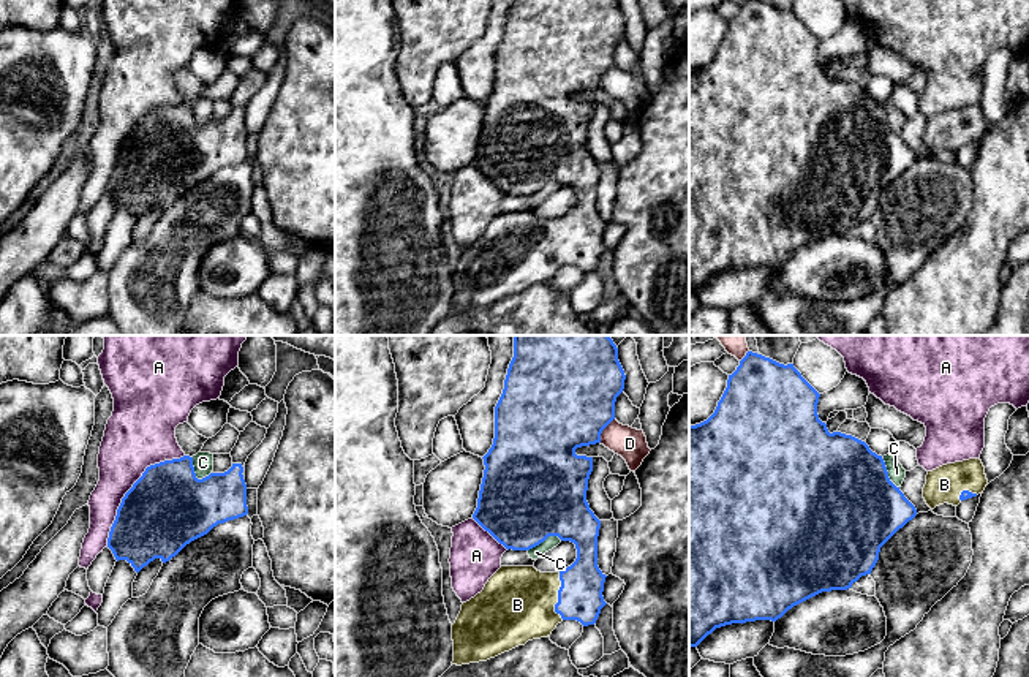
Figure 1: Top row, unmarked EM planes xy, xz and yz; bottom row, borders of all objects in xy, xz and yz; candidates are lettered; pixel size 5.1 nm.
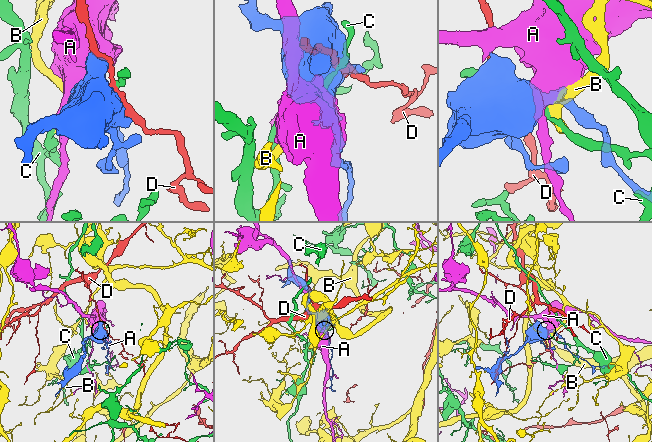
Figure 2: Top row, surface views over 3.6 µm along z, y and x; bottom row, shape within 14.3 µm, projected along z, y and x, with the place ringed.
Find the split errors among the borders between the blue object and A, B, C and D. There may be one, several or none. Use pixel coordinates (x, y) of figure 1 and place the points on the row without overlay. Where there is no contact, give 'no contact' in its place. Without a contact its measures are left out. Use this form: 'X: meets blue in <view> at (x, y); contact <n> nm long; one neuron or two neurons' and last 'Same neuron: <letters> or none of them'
A: meets blue in xy at (131, 133); contact 600 nm long; two neurons
B: meets blue in xz at (558, 242); contact 240 nm long; one neuron
C: meets blue in xy at (195, 121); contact 130 nm long; two neurons
D: meets blue in xz at (603, 75); contact 150 nm long; two neurons
Same neuron: B

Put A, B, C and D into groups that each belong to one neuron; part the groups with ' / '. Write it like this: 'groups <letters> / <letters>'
groups A / B / C / D

